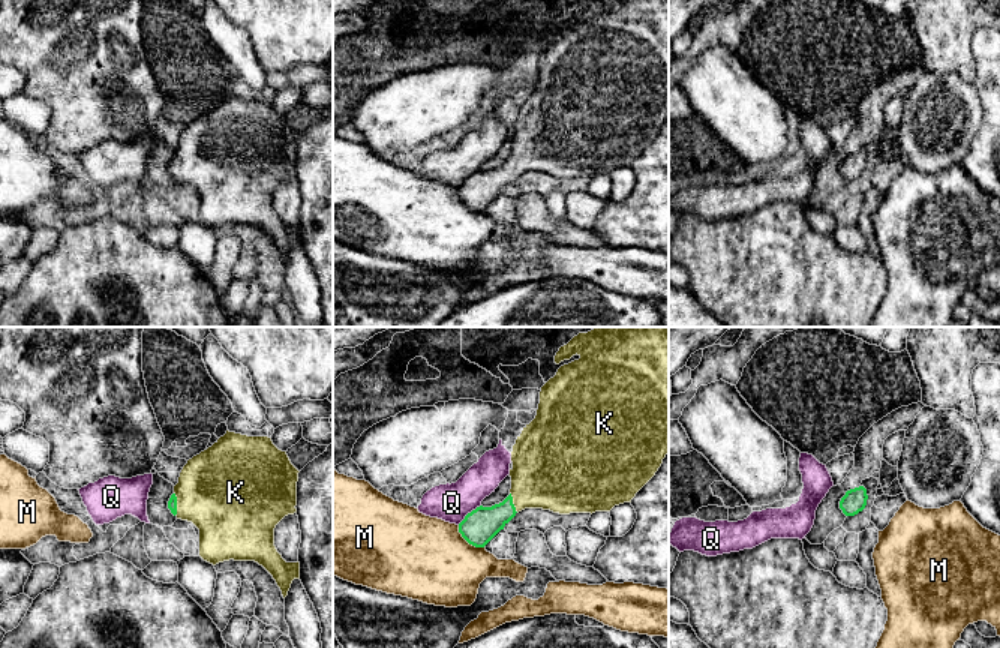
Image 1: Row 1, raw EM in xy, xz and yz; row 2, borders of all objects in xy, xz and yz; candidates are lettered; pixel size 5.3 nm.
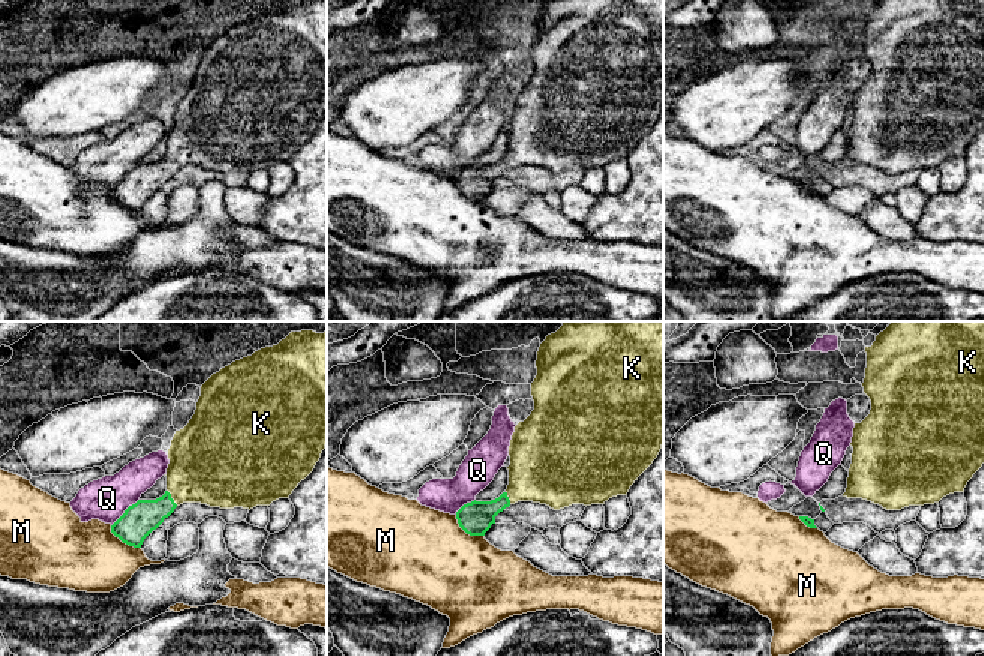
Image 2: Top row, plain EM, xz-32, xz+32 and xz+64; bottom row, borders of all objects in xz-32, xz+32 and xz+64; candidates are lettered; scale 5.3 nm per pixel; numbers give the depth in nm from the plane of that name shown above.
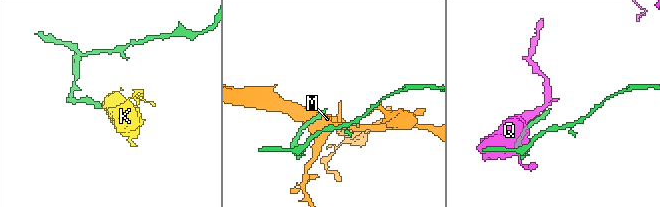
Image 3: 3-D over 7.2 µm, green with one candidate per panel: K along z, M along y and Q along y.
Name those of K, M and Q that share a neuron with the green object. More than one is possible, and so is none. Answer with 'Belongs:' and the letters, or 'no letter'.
Belongs: K

